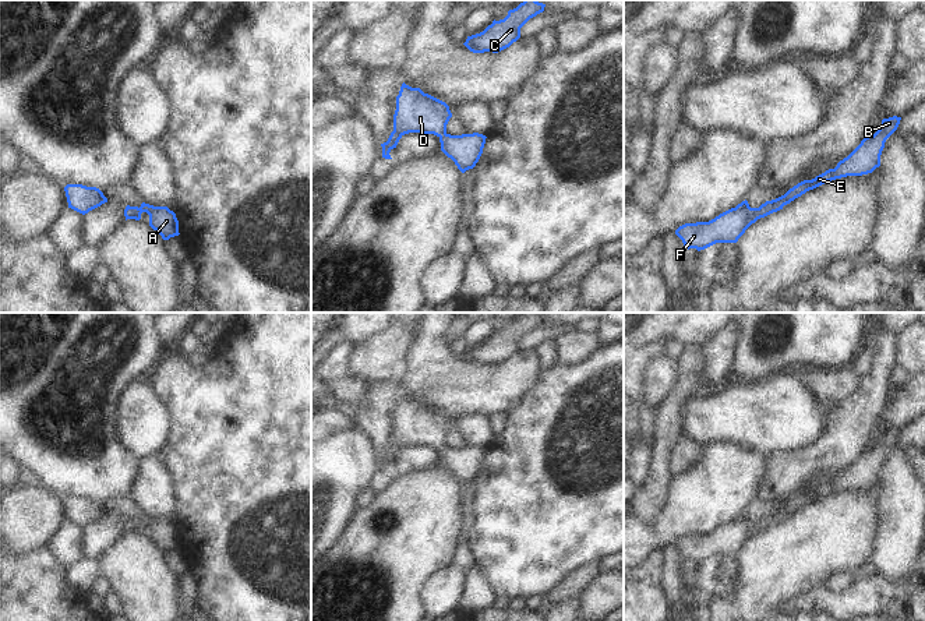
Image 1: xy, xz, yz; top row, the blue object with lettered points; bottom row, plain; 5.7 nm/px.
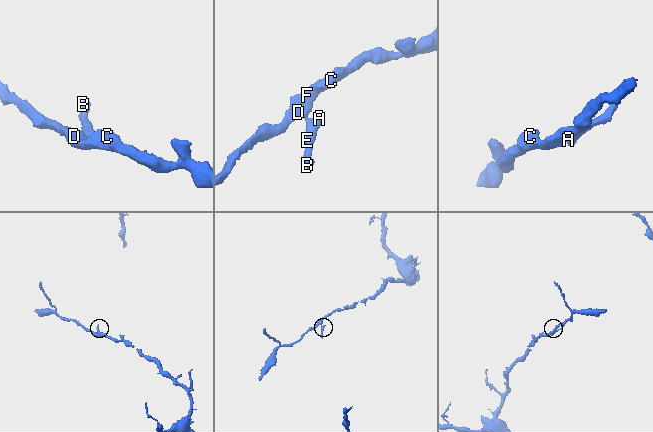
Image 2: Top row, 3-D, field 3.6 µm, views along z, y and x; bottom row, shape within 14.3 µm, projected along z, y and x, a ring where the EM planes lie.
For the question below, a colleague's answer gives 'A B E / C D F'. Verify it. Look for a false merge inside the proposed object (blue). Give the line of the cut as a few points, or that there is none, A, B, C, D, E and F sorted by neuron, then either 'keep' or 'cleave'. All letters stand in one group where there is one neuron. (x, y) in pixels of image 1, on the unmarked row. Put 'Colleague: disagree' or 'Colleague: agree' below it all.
cut none; groups A B C D E F; keep
Colleague: disagree

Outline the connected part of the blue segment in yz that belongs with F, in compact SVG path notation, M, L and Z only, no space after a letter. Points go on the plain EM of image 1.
M893 428L883 431L879 442L873 448L865 449L861 456L834 481L804 493L790 501L784 508L766 514L759 521L751 521L748 514L742 514L709 534L685 536L675 543L685 561L705 562L716 555L737 555L745 543L758 532L783 522L795 511L827 494L872 486L880 479L880 467L886 452L897 442L901 430Z

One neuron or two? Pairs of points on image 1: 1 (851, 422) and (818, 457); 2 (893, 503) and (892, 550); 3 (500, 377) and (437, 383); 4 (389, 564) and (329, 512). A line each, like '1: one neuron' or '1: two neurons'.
1: one neuron
2: one neuron
3: one neuron
4: two neurons

